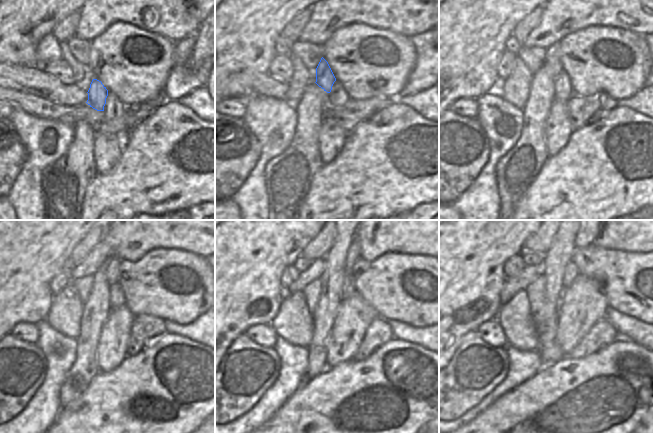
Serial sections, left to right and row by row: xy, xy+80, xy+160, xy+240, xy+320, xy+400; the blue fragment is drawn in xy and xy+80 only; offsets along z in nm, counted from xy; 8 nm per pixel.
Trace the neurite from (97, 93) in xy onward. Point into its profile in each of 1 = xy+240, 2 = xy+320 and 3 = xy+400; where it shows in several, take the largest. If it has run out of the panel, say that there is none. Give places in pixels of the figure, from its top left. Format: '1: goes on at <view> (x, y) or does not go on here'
1: goes on at xy+240 (113, 269)
2: goes on at xy+320 (353, 255)
3: goes on at xy+400 (582, 240)

